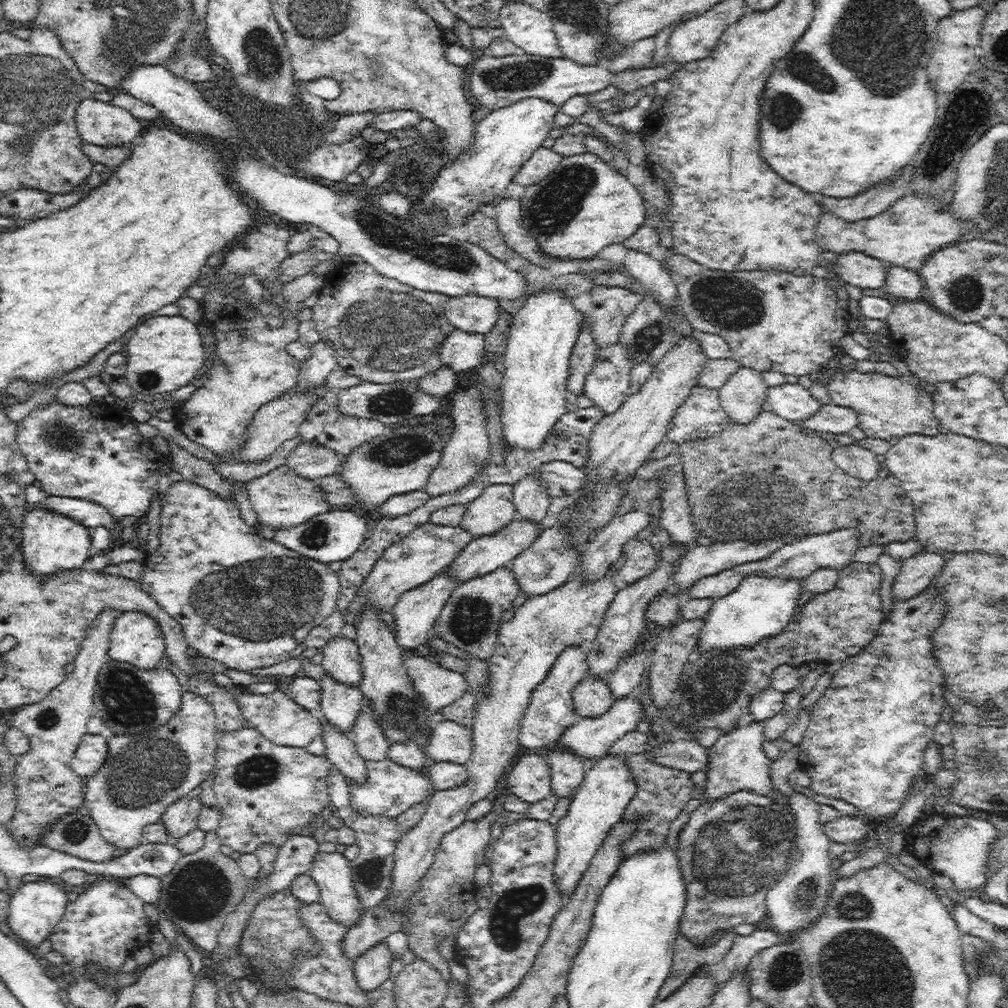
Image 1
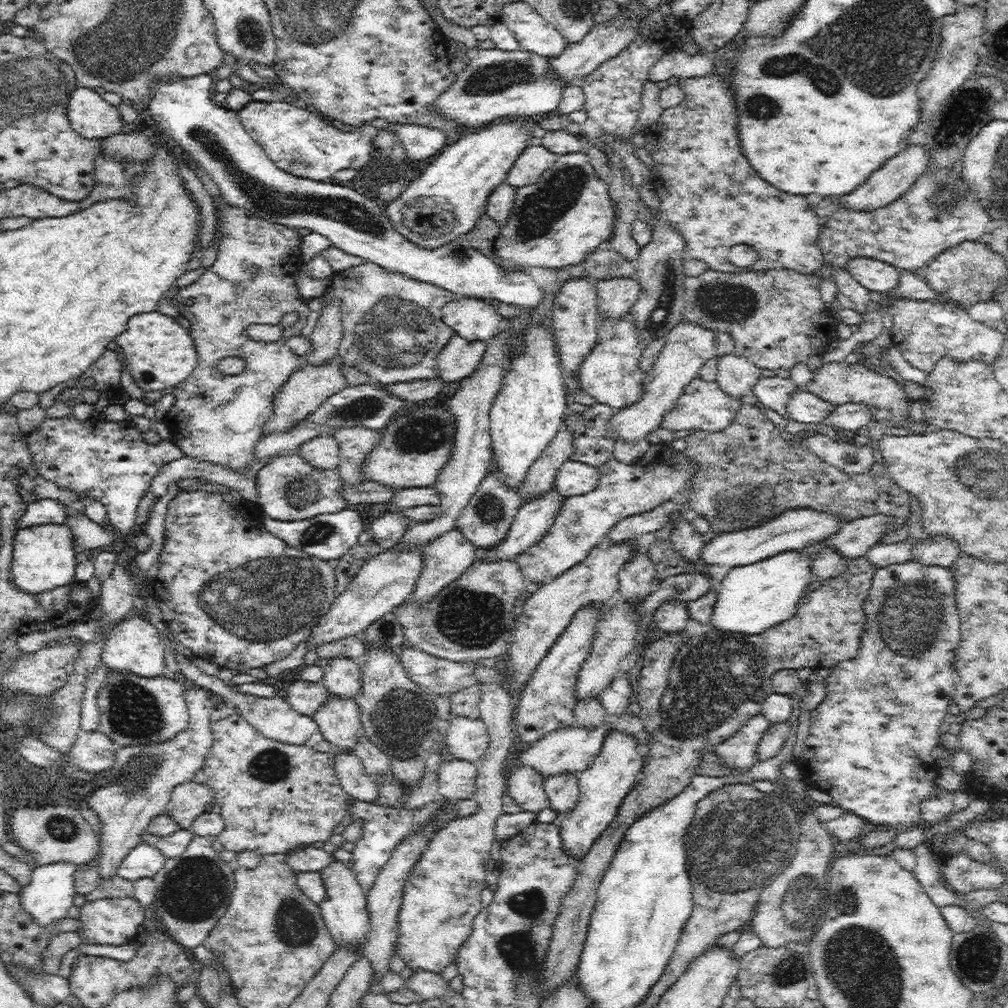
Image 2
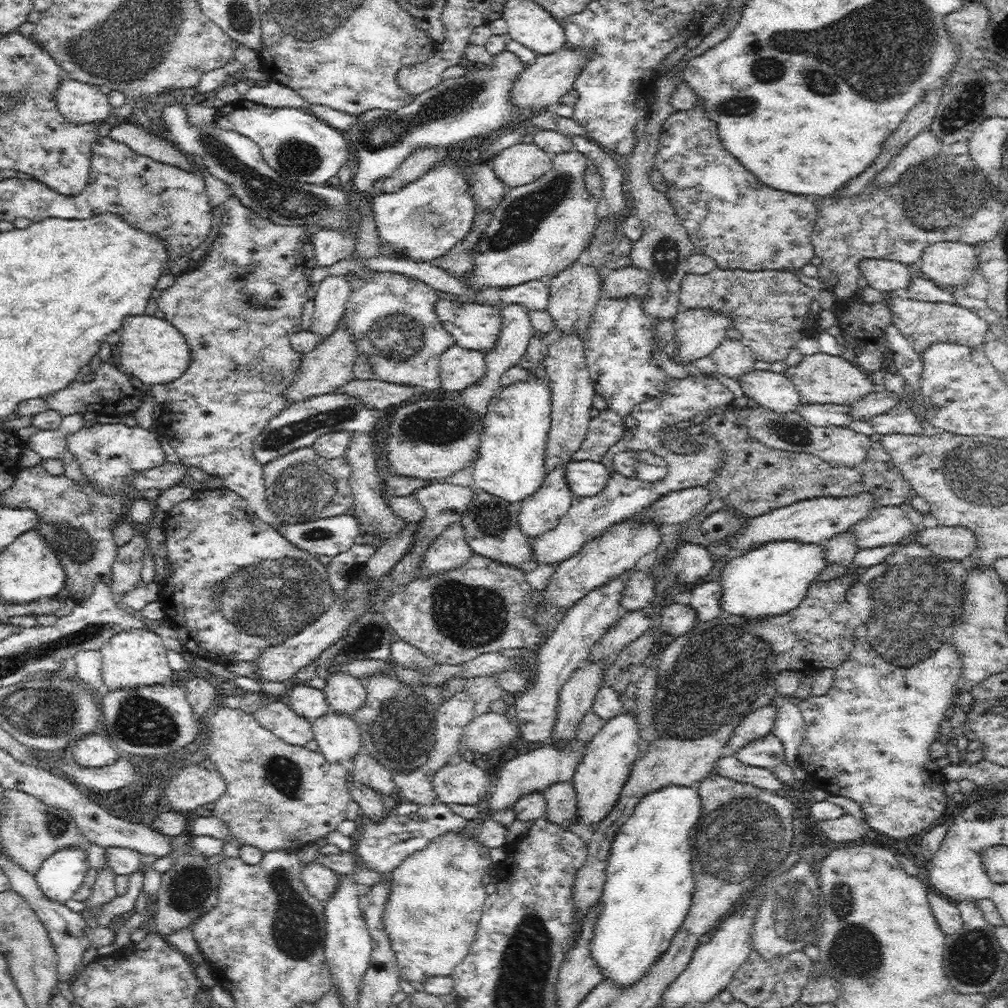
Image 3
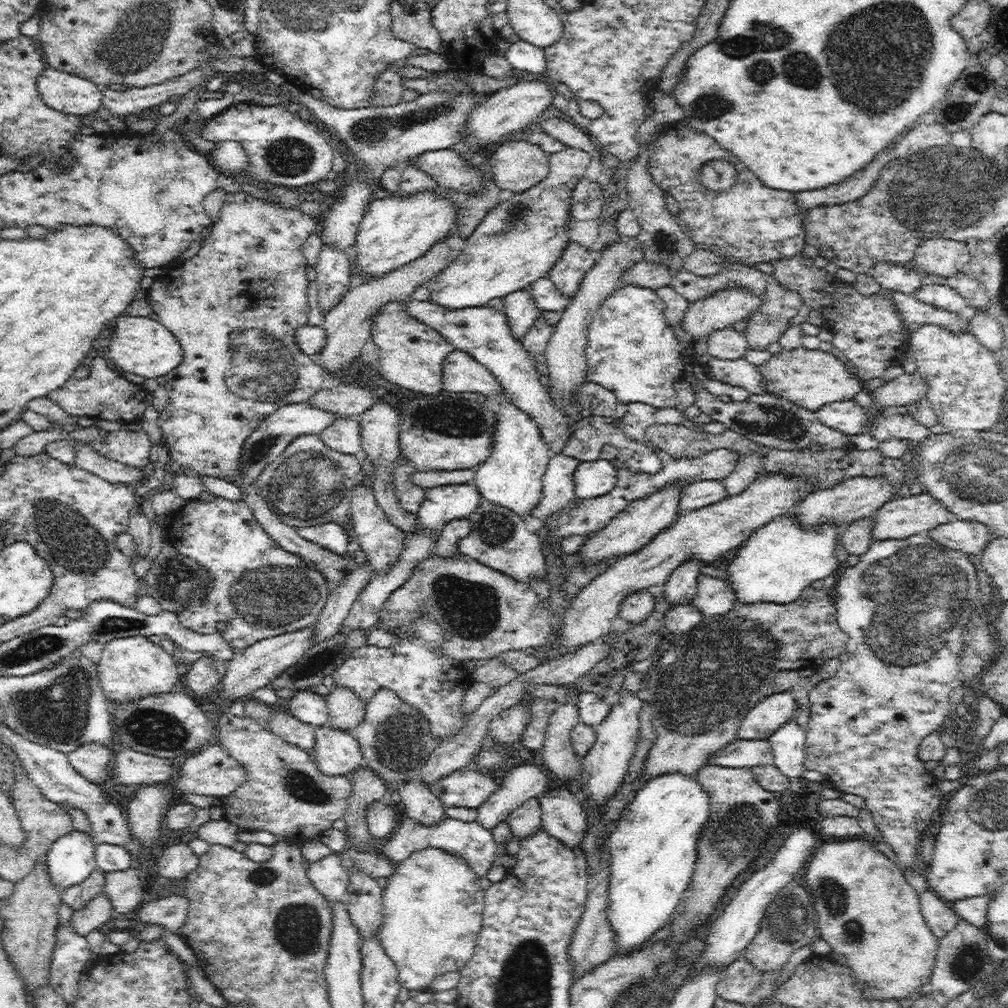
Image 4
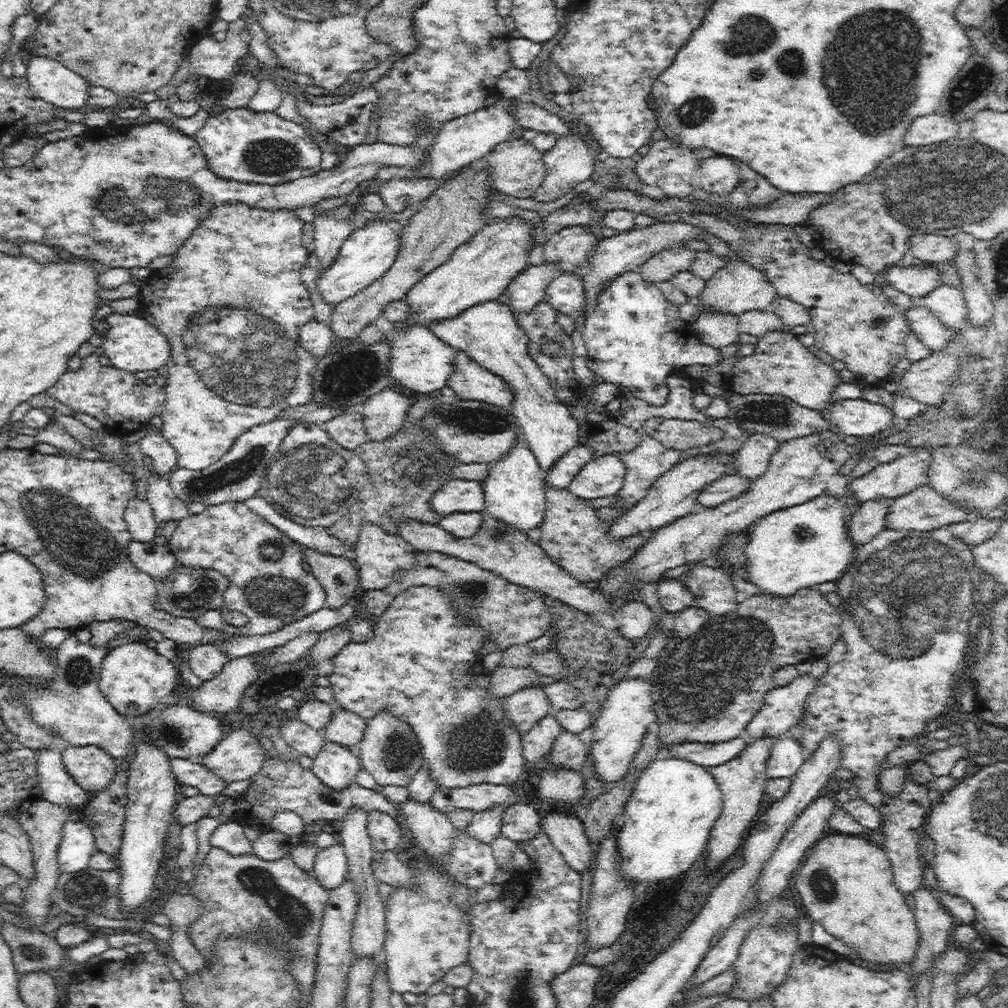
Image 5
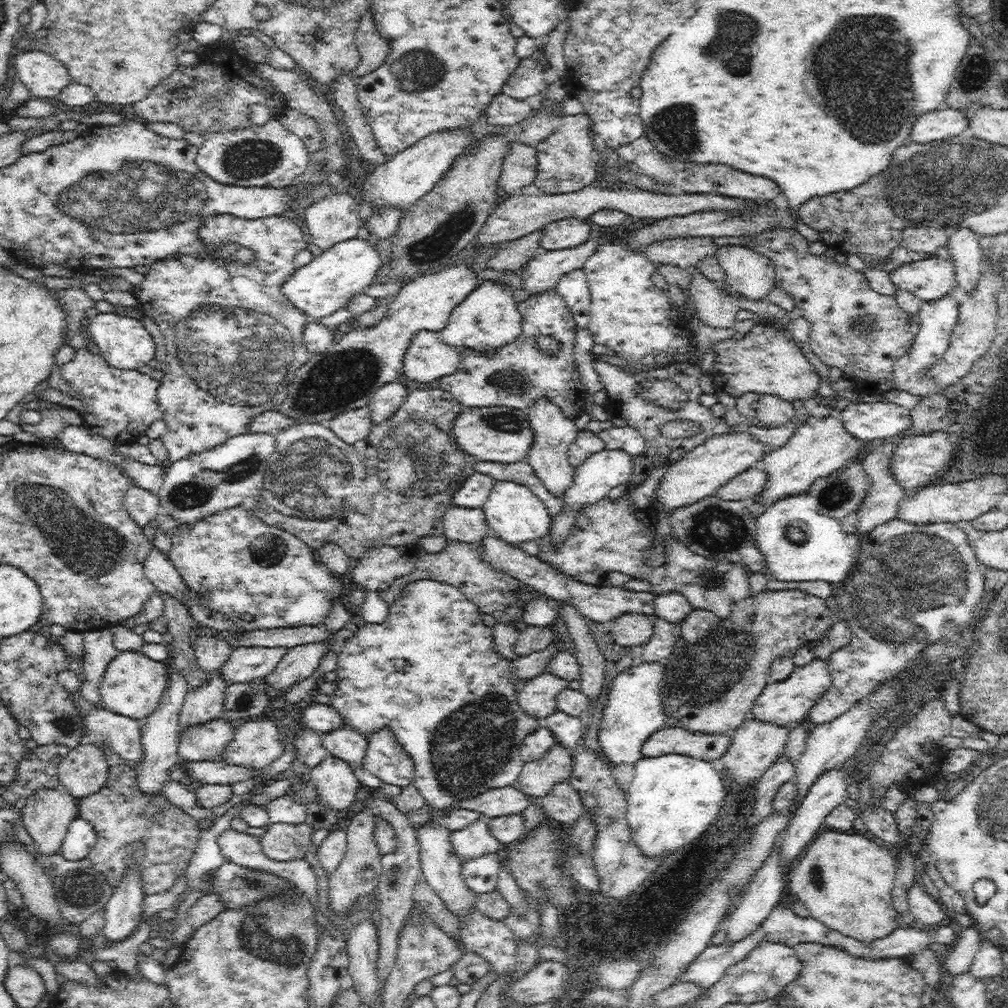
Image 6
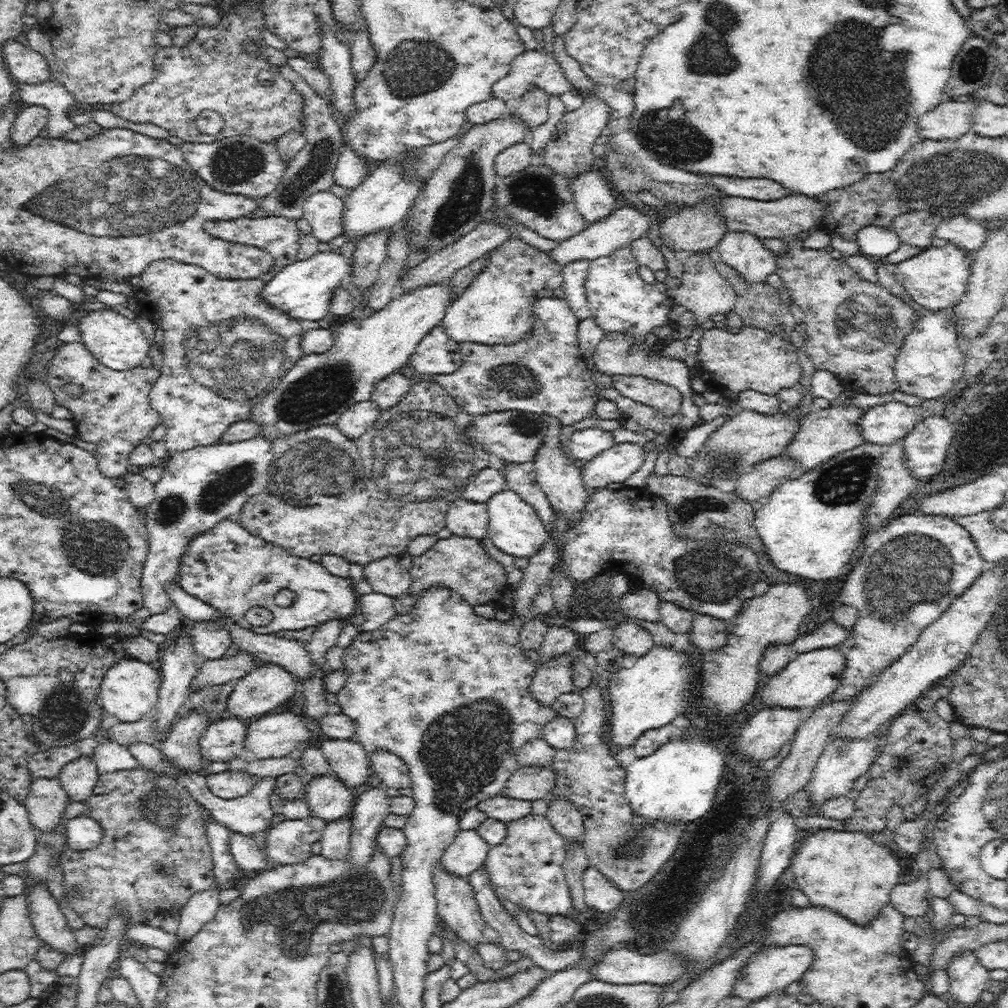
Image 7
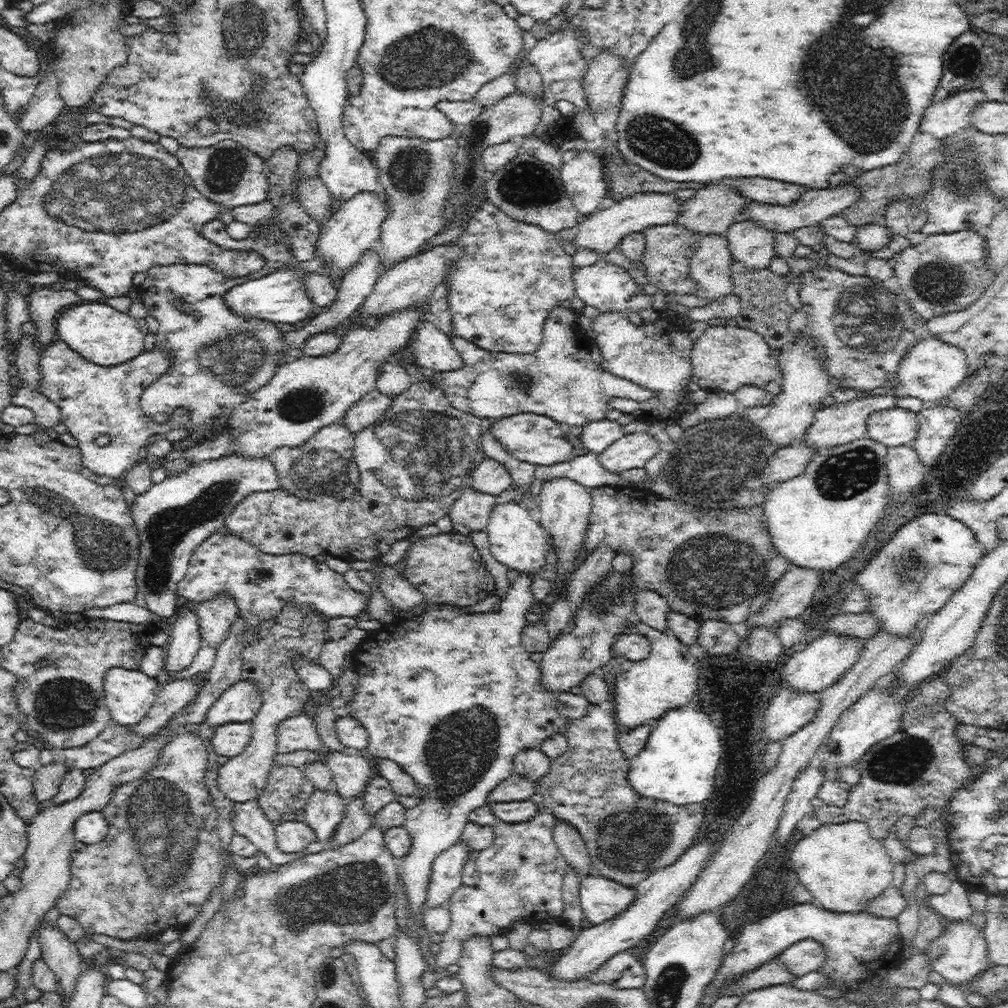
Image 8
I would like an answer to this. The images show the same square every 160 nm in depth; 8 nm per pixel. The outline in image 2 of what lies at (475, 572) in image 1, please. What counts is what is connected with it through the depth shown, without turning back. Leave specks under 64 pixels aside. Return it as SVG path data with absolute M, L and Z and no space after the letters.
M552 486L552 490L540 494L536 500L523 502L518 509L506 538L488 550L479 550L479 560L512 560L529 546L542 540L558 516L564 496Z

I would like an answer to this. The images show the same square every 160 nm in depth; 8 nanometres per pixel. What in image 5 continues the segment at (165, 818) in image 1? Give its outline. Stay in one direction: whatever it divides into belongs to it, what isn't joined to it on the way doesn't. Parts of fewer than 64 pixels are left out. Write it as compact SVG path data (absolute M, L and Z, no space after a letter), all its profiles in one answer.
M246 728L234 730L226 738L221 738L214 750L198 760L228 785L253 779L269 755L262 741L258 736L252 737Z

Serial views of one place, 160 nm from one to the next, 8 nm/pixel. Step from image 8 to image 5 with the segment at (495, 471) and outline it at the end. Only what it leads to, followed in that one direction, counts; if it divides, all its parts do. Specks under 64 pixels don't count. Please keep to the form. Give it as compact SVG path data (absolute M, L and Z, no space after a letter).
M464 478L450 479L434 493L431 509L438 514L438 519L454 512L483 512L483 483Z

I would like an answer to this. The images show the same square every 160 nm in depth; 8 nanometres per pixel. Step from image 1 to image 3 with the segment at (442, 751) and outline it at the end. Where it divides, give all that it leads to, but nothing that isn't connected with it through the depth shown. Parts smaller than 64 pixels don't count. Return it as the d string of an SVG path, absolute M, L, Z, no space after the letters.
M490 710L464 728L462 745L476 754L488 754L518 735L518 723L514 723L506 712L498 714Z

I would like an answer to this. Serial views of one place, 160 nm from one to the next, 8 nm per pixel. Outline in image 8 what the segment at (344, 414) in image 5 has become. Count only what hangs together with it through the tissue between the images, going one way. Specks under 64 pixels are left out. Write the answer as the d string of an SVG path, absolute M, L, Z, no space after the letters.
M374 389L351 406L342 423L353 433L357 433L373 425L378 417L381 417L390 408L391 402L392 398Z

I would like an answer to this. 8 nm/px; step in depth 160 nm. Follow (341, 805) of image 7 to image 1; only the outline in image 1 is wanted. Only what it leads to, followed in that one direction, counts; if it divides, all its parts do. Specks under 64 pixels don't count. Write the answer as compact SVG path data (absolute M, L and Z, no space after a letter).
M326 672L319 683L320 706L325 715L324 721L327 721L335 730L352 737L352 729L364 707L364 697L359 685L340 683Z

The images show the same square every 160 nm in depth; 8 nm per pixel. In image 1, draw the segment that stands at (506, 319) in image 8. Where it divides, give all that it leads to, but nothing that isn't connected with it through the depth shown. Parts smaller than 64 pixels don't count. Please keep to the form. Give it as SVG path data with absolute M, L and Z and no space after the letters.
M463 294L450 297L445 307L446 319L466 332L486 334L498 322L499 302L490 297Z

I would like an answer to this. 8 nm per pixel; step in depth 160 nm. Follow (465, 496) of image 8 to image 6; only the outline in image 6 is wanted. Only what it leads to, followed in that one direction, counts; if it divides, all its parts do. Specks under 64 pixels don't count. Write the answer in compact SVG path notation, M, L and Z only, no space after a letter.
M452 506L443 518L445 537L451 542L478 543L490 528L483 508Z

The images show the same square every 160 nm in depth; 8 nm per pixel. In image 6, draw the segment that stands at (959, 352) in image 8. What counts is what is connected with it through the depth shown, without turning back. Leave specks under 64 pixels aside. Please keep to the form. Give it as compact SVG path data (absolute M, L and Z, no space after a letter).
M942 295L937 301L923 302L918 314L919 331L914 336L914 342L910 350L894 363L894 389L906 390L913 396L923 397L940 391L940 387L936 387L934 379L927 376L925 370L929 369L929 366L934 364L948 348L953 328L958 321L959 304L958 300L950 295Z

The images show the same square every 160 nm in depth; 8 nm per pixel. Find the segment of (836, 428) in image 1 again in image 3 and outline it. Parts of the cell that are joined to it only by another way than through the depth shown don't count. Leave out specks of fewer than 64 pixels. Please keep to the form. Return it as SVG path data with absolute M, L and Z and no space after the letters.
M878 388L876 391L870 392L870 394L851 404L849 416L851 416L852 421L868 421L874 416L886 414L886 412L896 406L898 399L895 394L888 392L885 388Z

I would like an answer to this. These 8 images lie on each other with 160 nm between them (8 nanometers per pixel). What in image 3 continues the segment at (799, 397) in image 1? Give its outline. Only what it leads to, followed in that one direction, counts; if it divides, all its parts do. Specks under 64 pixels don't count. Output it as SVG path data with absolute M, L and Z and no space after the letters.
M799 404L798 411L809 424L817 427L848 427L852 422L849 416L851 407L842 404Z

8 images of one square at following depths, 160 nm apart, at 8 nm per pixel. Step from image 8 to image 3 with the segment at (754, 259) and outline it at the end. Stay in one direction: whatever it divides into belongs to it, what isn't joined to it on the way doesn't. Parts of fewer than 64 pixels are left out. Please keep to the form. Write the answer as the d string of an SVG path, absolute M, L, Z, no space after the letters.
M687 309L680 311L674 318L674 344L677 351L674 362L694 363L694 360L711 355L725 339L726 331L732 327L732 321L712 309Z

